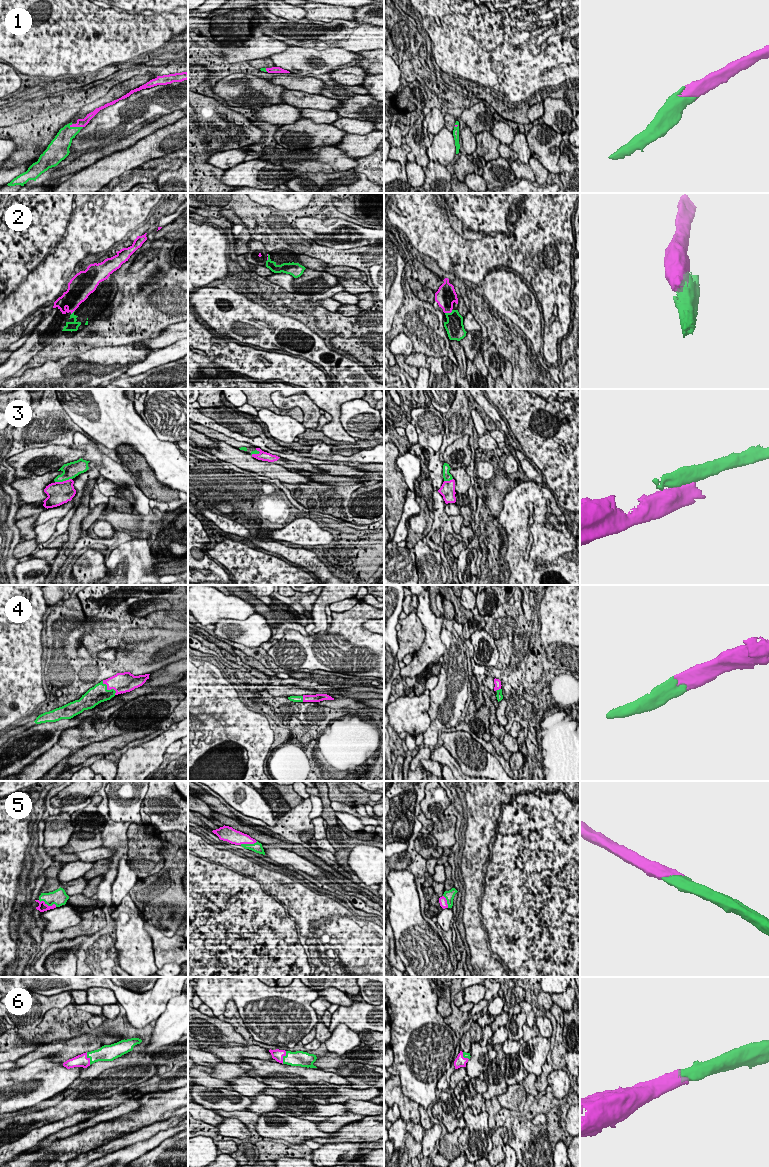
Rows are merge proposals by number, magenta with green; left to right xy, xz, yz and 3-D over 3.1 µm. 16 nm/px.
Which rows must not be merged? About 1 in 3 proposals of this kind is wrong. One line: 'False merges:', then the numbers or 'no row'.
False merges: 2, 3

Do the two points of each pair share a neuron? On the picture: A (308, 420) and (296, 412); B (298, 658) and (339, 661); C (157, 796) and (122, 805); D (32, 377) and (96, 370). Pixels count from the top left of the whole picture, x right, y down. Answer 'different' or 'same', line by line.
A: different
B: same
C: different
D: same

